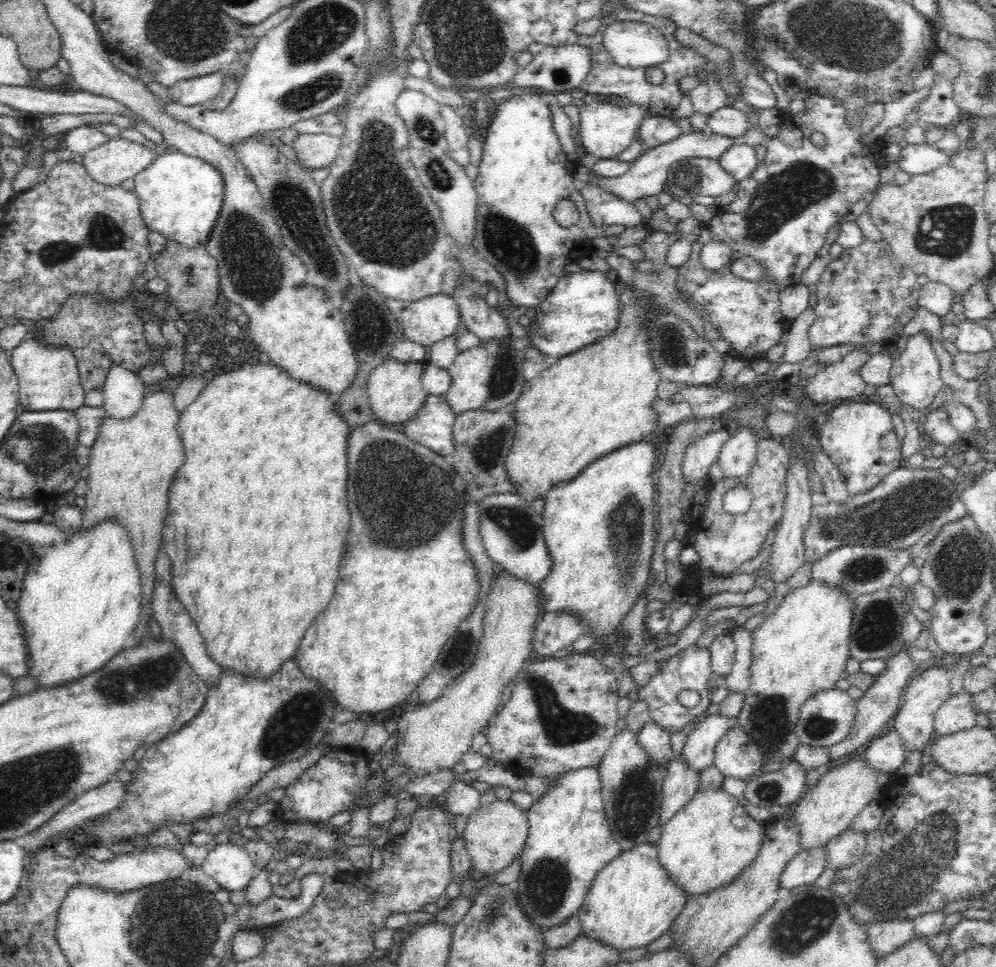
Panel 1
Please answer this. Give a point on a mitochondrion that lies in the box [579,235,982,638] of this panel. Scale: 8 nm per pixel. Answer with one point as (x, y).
(915, 504)

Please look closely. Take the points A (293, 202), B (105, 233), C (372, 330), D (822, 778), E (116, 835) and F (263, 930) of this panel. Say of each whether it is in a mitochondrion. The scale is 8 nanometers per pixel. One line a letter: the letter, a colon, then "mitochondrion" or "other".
A: mitochondrion
B: mitochondrion
C: mitochondrion
D: other
E: other
F: other

